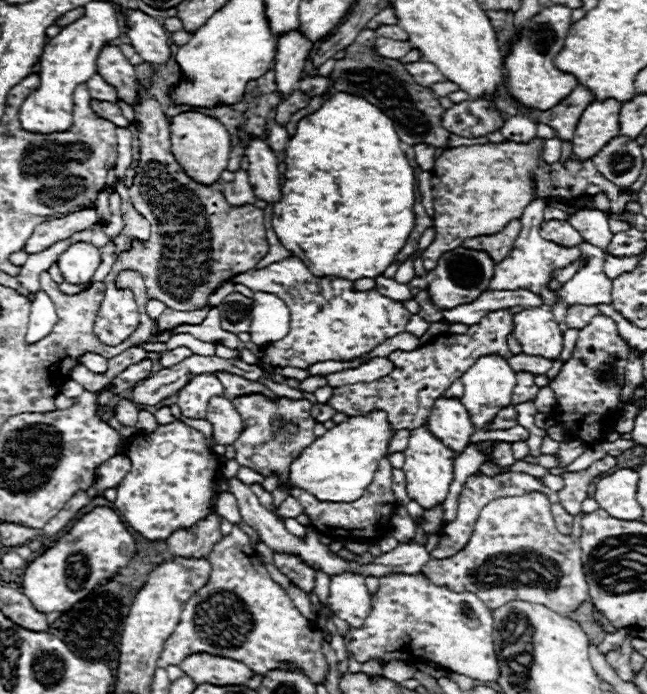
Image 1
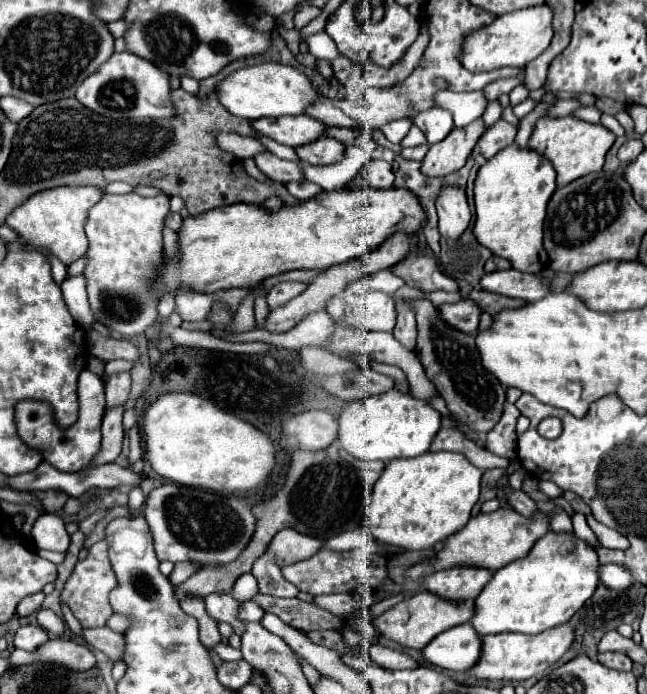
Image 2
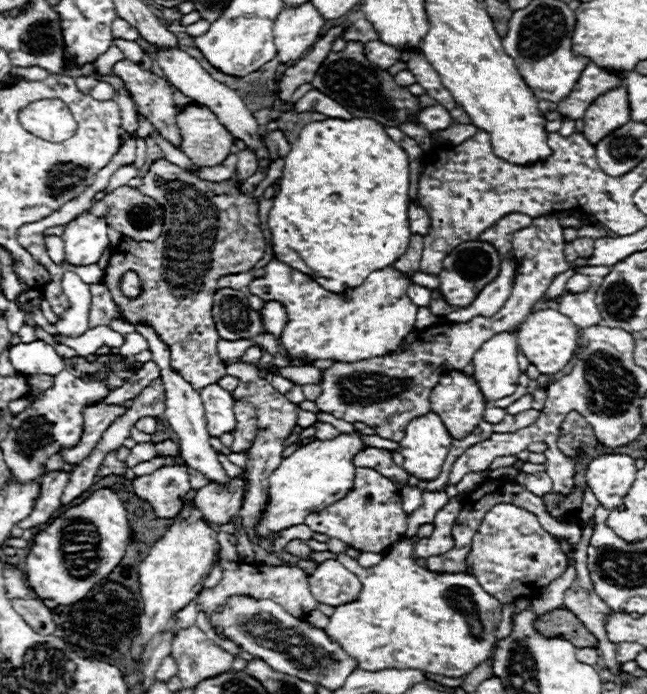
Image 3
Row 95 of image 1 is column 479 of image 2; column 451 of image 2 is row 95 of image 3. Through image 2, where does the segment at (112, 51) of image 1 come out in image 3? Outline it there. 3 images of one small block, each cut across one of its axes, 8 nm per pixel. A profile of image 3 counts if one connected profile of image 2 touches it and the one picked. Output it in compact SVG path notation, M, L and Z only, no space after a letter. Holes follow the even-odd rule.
M120 60L120 62L112 68L112 72L118 74L118 76L124 80L126 88L132 92L132 98L138 102L140 114L146 116L146 118L152 122L152 126L160 132L160 136L162 136L164 140L168 140L170 144L174 144L176 148L180 148L182 136L180 136L180 130L178 130L178 126L176 126L176 116L178 116L180 110L178 110L176 104L174 104L174 88L172 88L164 78L160 78L160 76L148 72L148 70L142 70L138 64L134 64L134 62L130 62L130 60Z

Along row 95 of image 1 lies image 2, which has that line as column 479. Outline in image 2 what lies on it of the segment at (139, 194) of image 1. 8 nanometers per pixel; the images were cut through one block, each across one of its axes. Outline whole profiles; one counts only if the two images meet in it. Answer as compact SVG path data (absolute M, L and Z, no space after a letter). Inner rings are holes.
M498 120L494 126L490 126L482 138L478 140L478 148L484 154L484 158L492 158L494 154L498 154L500 150L504 150L506 146L510 146L514 142L518 128L506 120Z

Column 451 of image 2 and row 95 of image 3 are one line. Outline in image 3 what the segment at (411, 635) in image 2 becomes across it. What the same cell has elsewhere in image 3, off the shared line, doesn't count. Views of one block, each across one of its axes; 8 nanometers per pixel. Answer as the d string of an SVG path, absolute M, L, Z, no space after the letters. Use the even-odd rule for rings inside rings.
M618 86L610 92L604 92L588 106L584 114L582 132L586 134L586 138L590 138L590 142L596 144L612 130L626 124L628 120L630 120L628 92L626 92L626 86Z

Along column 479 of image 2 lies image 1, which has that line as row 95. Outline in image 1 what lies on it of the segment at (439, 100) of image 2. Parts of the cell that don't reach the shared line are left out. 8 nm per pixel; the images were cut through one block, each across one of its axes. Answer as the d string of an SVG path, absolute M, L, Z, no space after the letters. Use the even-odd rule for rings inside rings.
M94 74L86 84L88 84L88 90L90 90L92 98L96 98L96 100L104 100L104 102L112 102L112 104L118 102L116 88L110 86L110 84L106 84L106 80L102 80L98 74Z

